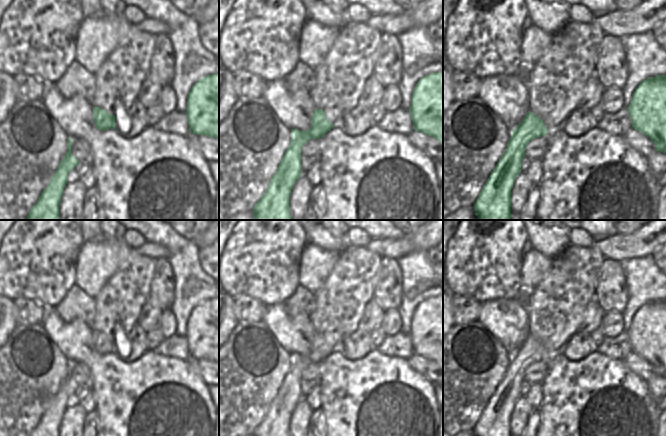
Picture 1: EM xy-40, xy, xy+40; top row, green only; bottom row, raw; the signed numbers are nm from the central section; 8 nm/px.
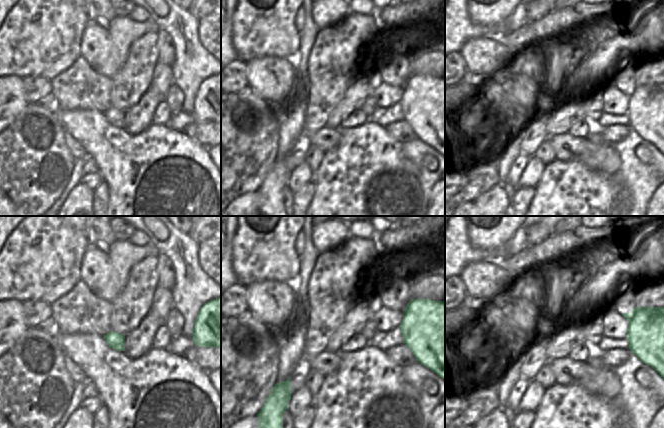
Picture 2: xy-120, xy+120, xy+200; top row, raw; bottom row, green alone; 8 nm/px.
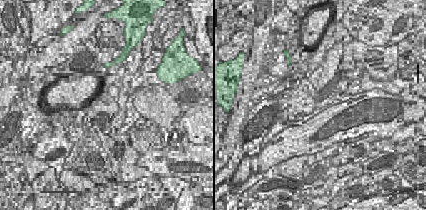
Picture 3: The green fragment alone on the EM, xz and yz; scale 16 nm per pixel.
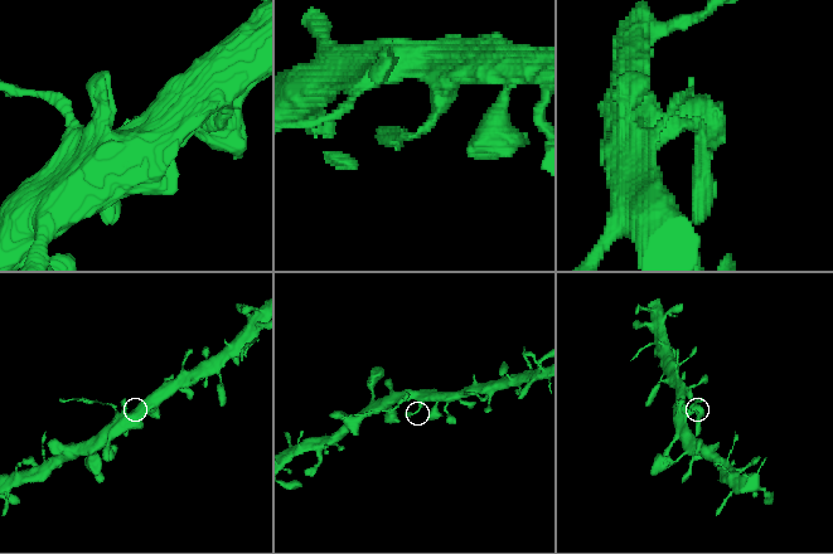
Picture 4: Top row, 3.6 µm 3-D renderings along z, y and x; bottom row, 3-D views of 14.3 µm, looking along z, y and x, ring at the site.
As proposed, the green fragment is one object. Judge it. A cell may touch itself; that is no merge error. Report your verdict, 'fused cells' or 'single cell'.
single cell

